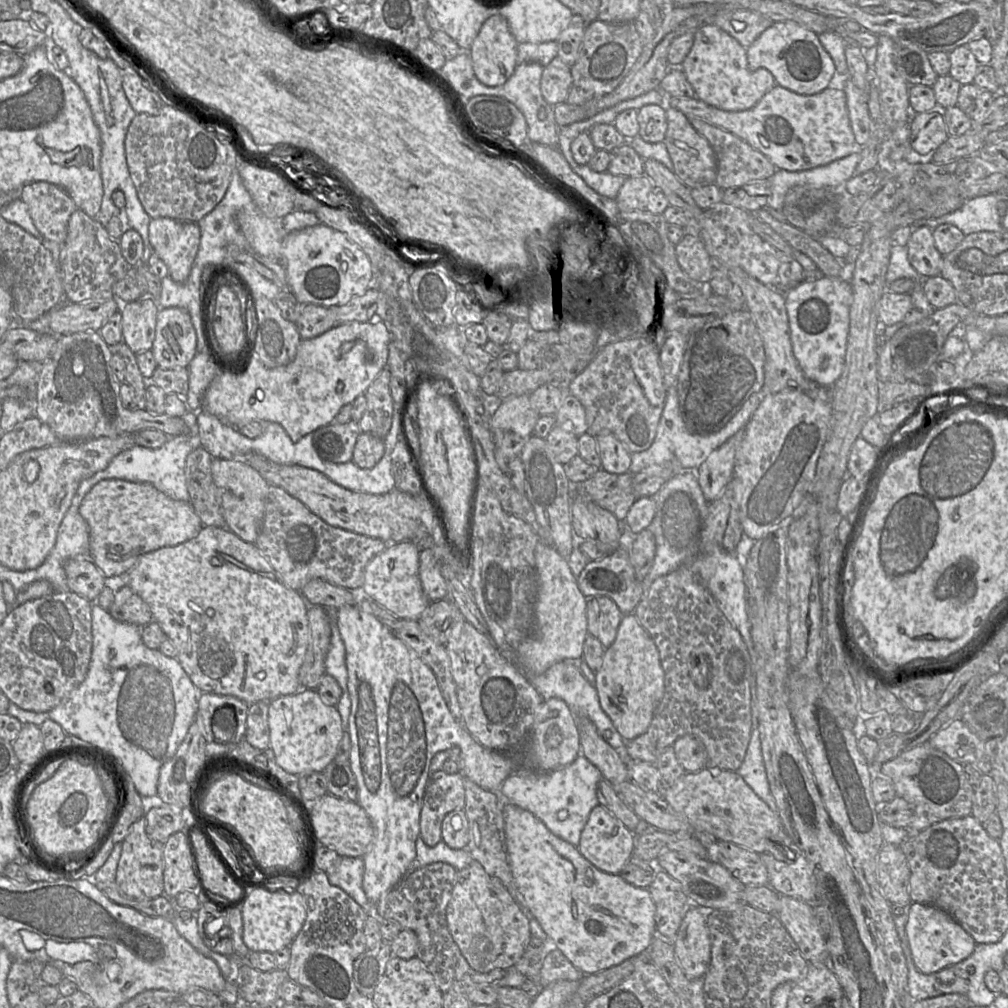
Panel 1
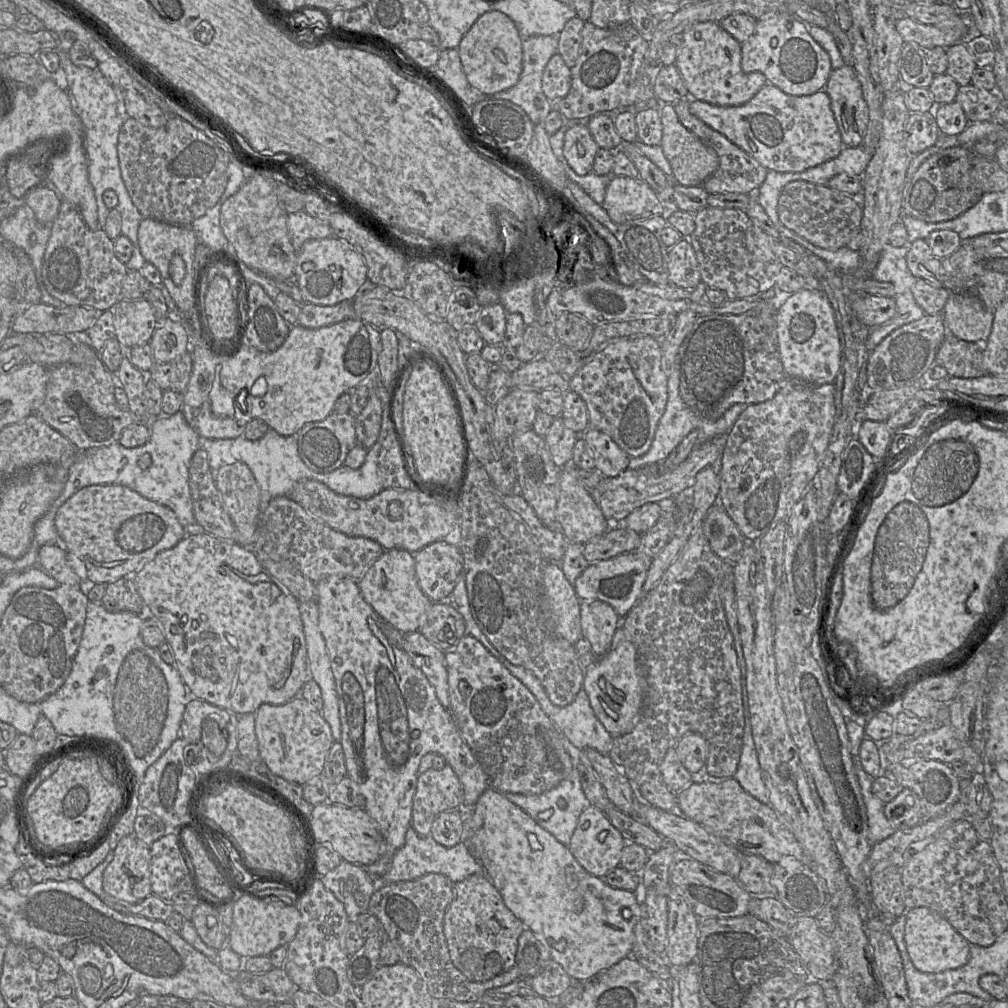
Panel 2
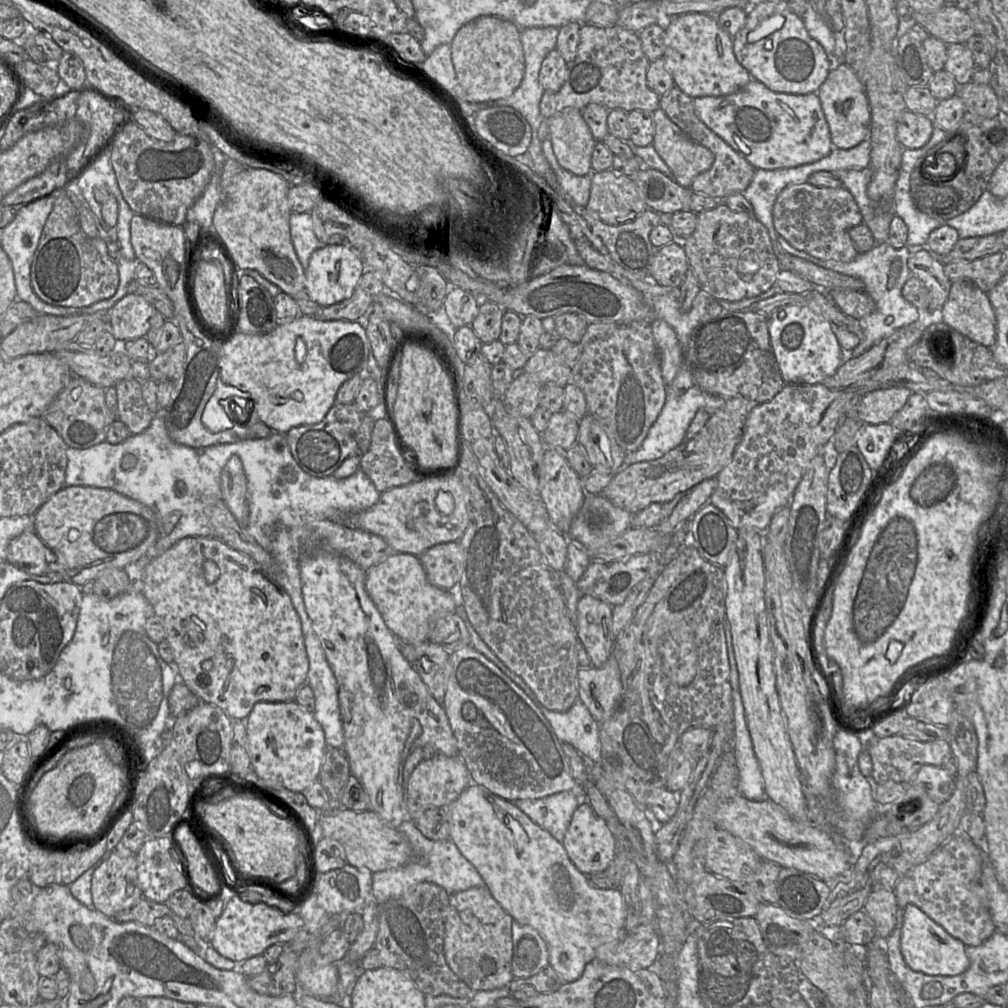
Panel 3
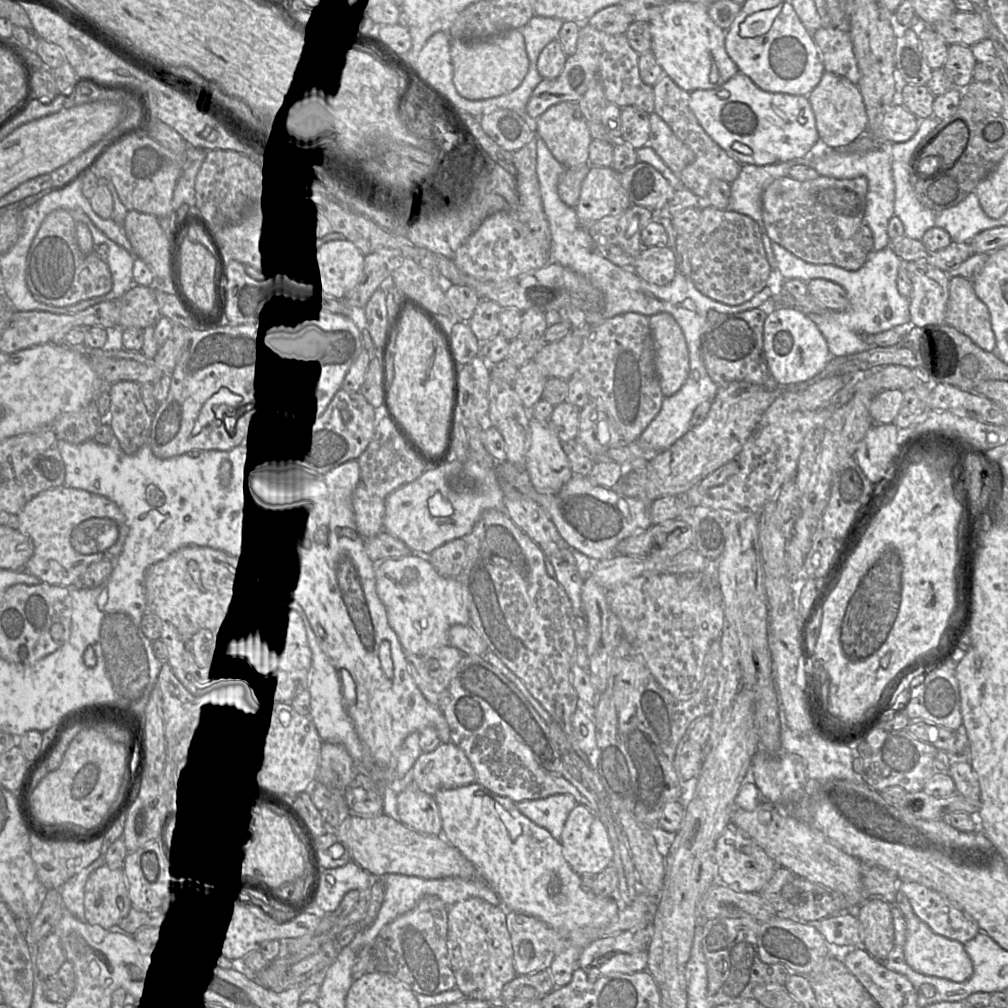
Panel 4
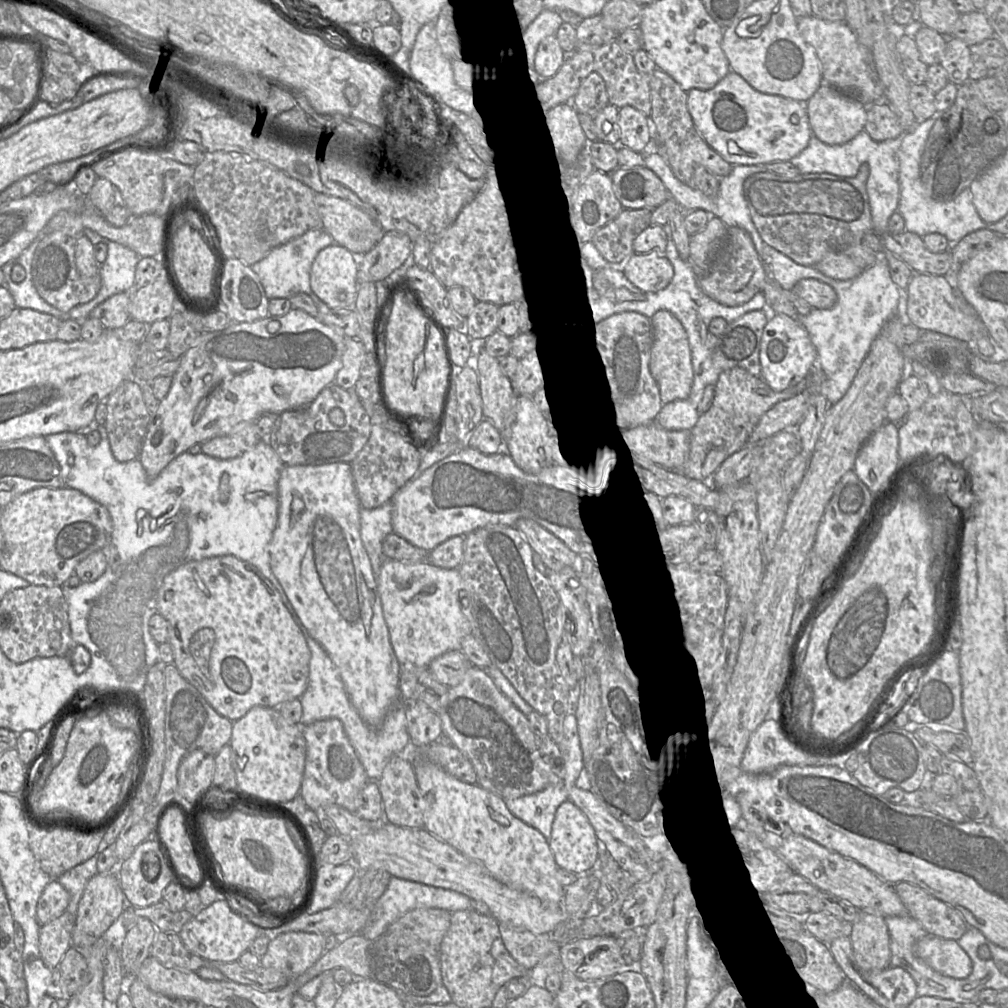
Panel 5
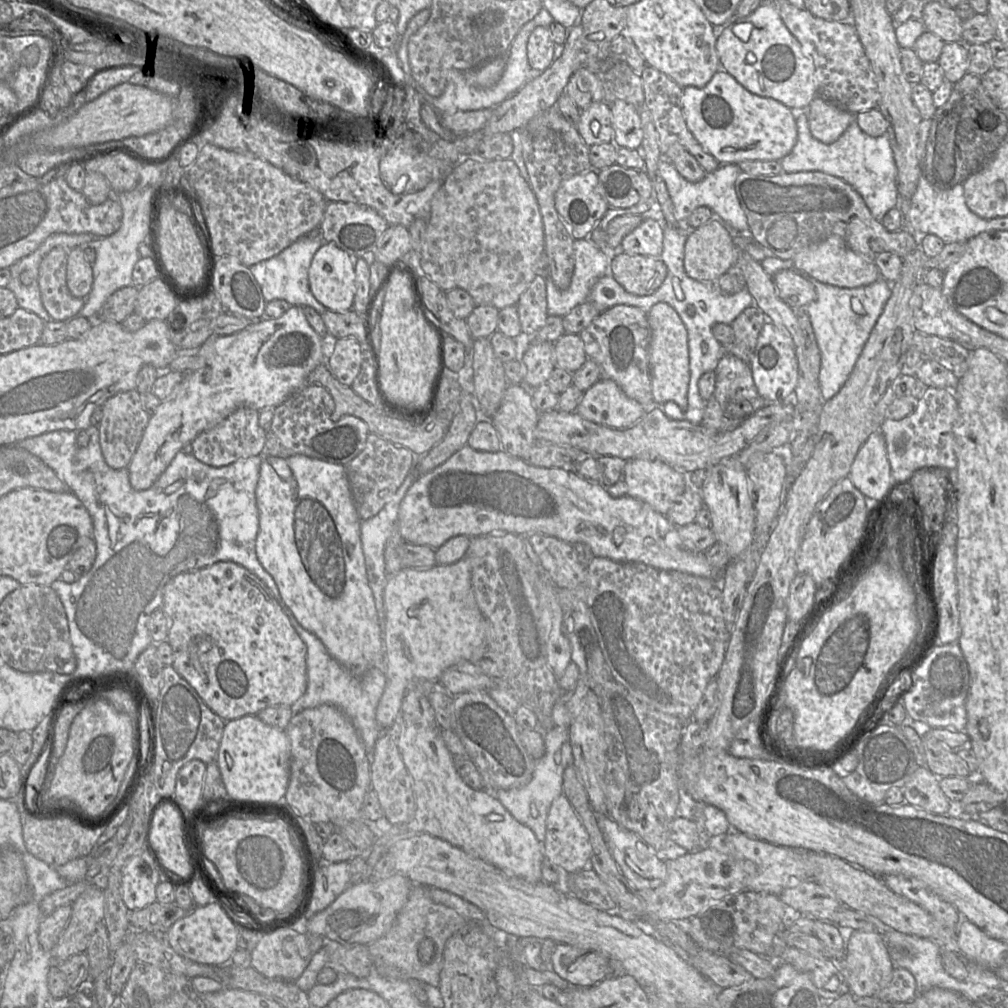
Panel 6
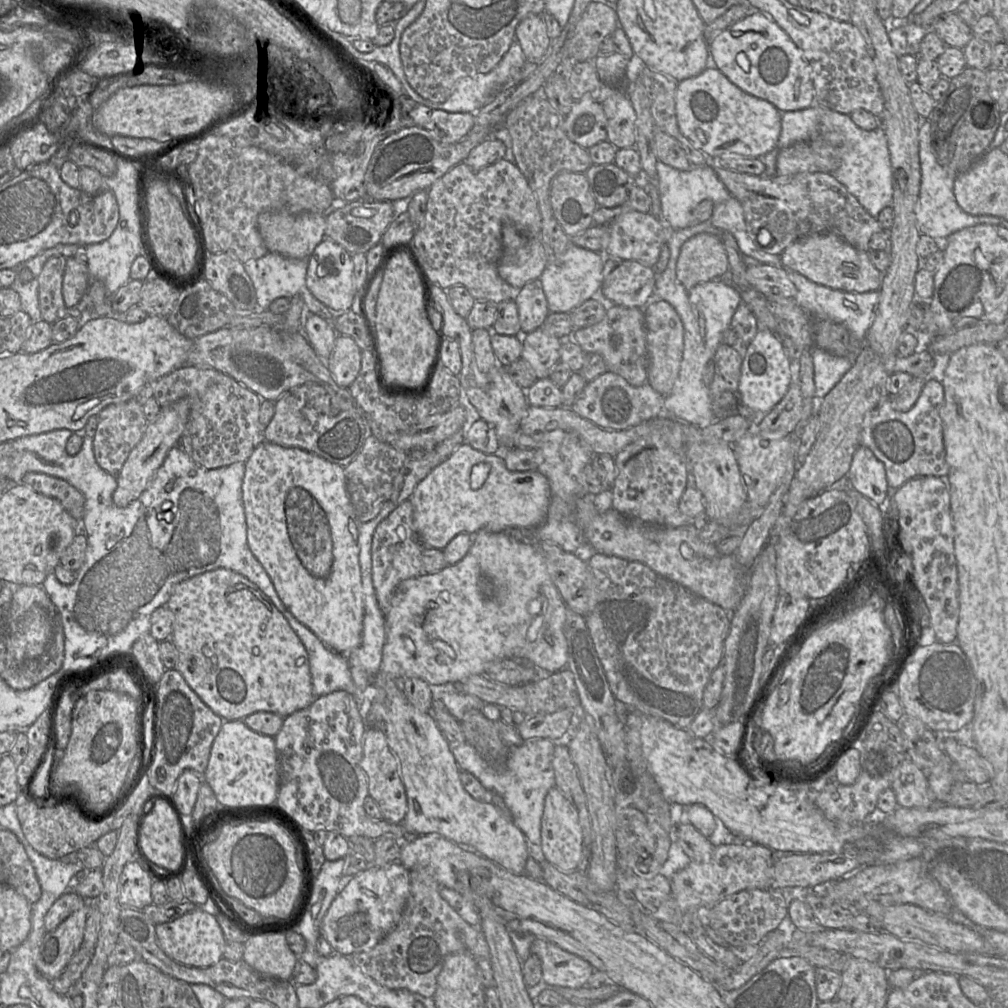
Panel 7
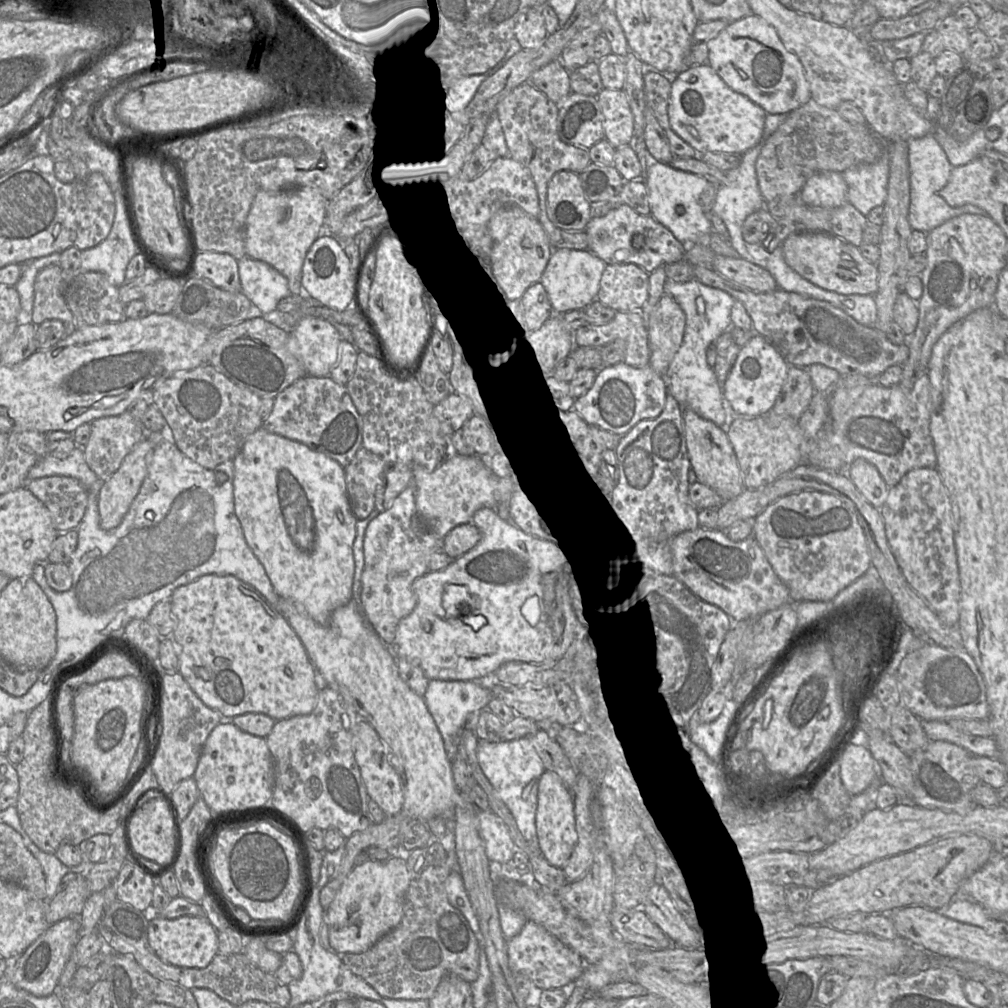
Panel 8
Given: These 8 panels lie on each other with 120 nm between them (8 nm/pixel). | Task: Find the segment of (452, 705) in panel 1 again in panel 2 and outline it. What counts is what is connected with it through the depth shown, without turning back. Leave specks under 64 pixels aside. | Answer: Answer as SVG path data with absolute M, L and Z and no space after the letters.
M419 630L404 633L404 651L434 687L440 703L450 707L445 651L430 642Z

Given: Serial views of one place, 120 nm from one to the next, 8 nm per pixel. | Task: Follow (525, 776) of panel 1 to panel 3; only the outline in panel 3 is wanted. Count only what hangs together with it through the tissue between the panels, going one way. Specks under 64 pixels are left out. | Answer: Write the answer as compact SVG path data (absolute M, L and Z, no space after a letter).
M564 791L539 799L515 800L513 801L513 803L519 810L521 810L524 814L526 814L534 823L536 823L541 828L548 831L557 841L561 843L564 841L564 837L570 825L574 811L576 810L579 804L586 802L581 802L581 799L577 798L572 792Z

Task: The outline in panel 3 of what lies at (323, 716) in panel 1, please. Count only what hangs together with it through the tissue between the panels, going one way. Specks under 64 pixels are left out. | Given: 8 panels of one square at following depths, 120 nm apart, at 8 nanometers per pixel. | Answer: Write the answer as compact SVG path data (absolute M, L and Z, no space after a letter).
M295 700L289 702L257 702L246 719L246 729L248 740L248 755L251 760L252 769L260 779L266 782L267 787L284 787L293 792L303 792L313 783L319 781L319 775L325 758L327 744L325 740L324 730L320 723L316 720L312 712L309 712L304 709Z

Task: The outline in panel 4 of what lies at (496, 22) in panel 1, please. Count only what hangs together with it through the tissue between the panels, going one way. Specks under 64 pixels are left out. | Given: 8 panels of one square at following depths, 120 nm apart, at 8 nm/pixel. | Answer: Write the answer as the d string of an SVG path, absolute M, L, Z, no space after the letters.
M510 30L478 41L452 39L450 57L457 93L468 100L485 100L513 92L528 72L528 57L521 30Z

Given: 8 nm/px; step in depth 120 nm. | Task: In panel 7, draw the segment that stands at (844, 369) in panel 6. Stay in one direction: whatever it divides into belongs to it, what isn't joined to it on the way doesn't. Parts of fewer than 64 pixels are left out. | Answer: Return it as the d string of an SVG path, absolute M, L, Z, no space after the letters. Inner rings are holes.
M786 269L787 275L797 289L795 301L812 318L843 325L850 332L855 342L863 343L877 313L880 299L879 290L863 293L845 292L817 284L798 272ZM811 349L814 364L816 398L822 400L849 371L854 359L835 356L823 349Z

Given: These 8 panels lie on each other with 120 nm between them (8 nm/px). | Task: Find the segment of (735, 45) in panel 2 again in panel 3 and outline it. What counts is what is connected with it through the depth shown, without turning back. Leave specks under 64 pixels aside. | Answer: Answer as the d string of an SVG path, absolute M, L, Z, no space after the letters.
M688 13L673 17L665 28L665 52L662 59L675 86L693 99L733 94L755 80L737 61L733 38L719 26L716 15Z

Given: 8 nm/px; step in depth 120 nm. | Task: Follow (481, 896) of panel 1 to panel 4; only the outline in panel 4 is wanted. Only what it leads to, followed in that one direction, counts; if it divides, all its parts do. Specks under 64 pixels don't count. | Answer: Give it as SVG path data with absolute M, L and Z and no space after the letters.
M481 898L457 902L448 910L447 952L456 989L467 999L498 1001L504 987L517 976L507 929L507 911Z

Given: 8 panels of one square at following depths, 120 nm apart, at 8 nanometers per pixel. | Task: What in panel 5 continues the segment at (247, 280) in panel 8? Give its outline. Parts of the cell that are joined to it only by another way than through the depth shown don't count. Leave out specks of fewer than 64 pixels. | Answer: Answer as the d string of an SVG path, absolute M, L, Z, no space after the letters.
M310 229L303 235L273 248L263 259L250 267L257 274L269 300L273 298L290 299L301 292L309 295L314 303L320 303L320 298L311 288L310 271L316 255L333 243L333 238L324 229Z

